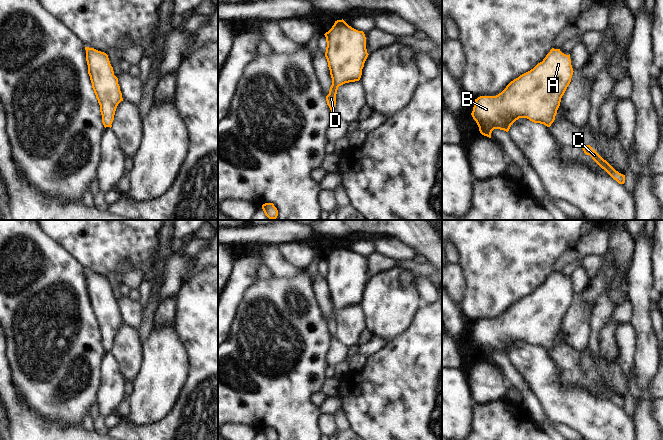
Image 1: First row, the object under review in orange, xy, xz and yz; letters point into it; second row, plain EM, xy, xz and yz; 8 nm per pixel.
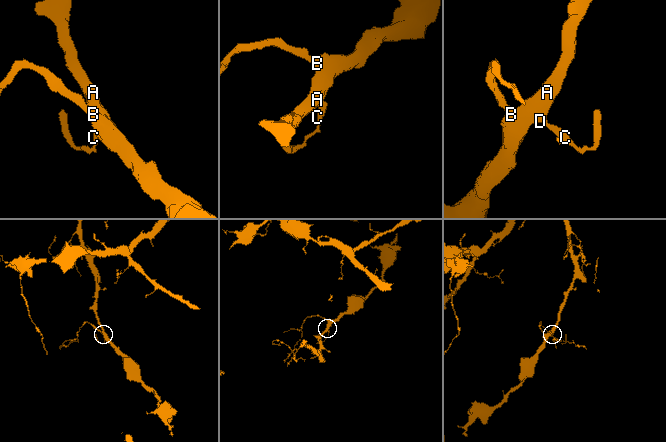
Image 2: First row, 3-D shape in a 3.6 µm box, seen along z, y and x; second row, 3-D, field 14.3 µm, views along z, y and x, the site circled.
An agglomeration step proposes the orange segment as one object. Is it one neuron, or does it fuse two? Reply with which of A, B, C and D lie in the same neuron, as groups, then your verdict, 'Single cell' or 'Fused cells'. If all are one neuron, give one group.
Groups: A B C D. Single cell

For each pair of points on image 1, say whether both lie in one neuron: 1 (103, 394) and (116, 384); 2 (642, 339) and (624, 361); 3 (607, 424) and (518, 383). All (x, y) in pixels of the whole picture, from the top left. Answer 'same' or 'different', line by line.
1: same
2: different
3: different

